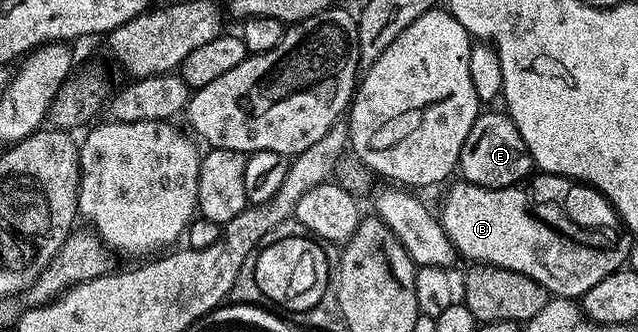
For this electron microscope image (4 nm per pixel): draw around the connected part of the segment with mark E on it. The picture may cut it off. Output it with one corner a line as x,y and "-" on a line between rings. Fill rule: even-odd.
478,113
467,140
463,140
459,174
462,179
483,188
507,188
524,183
534,173
533,157
519,136
519,128
510,120
508,113

